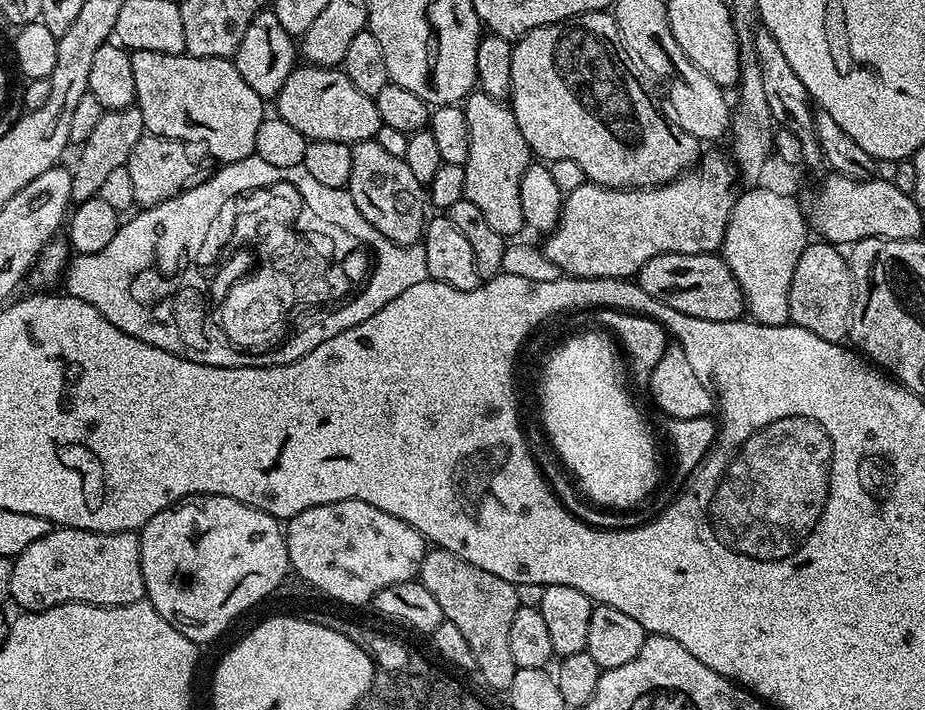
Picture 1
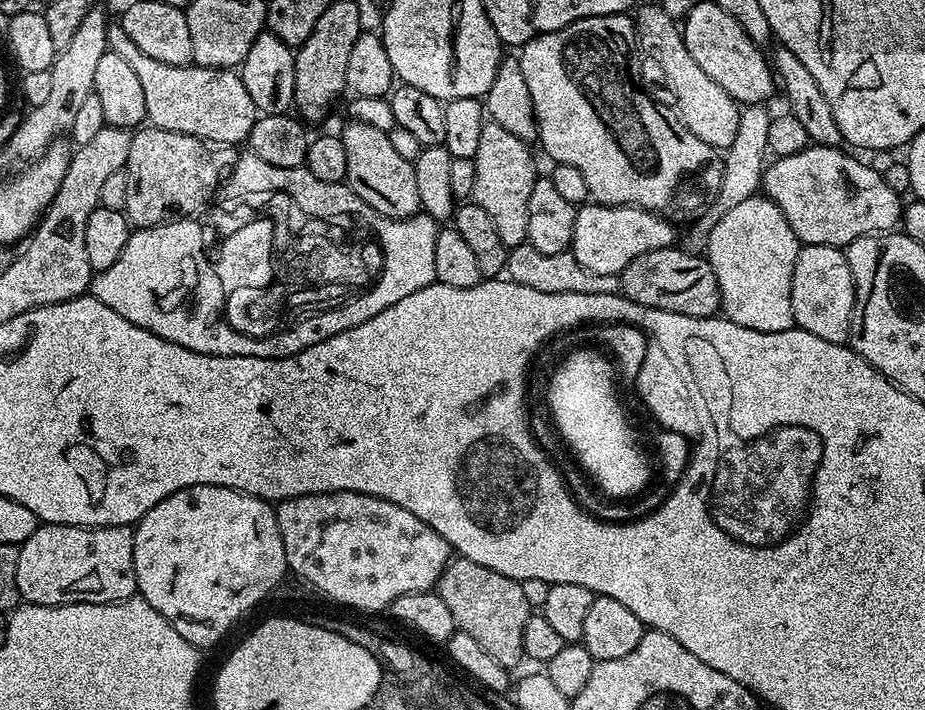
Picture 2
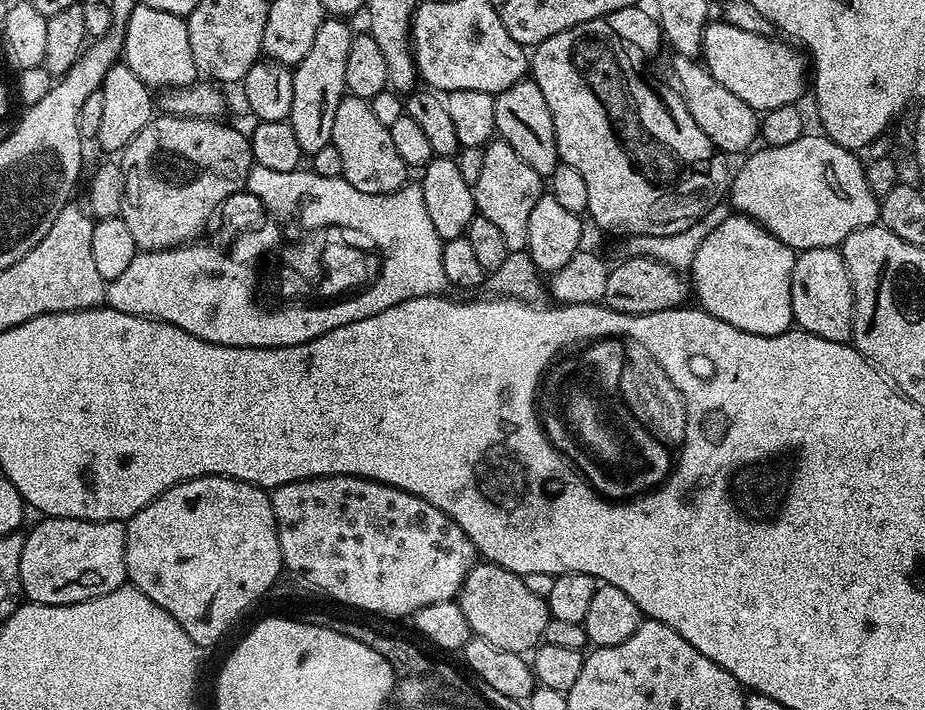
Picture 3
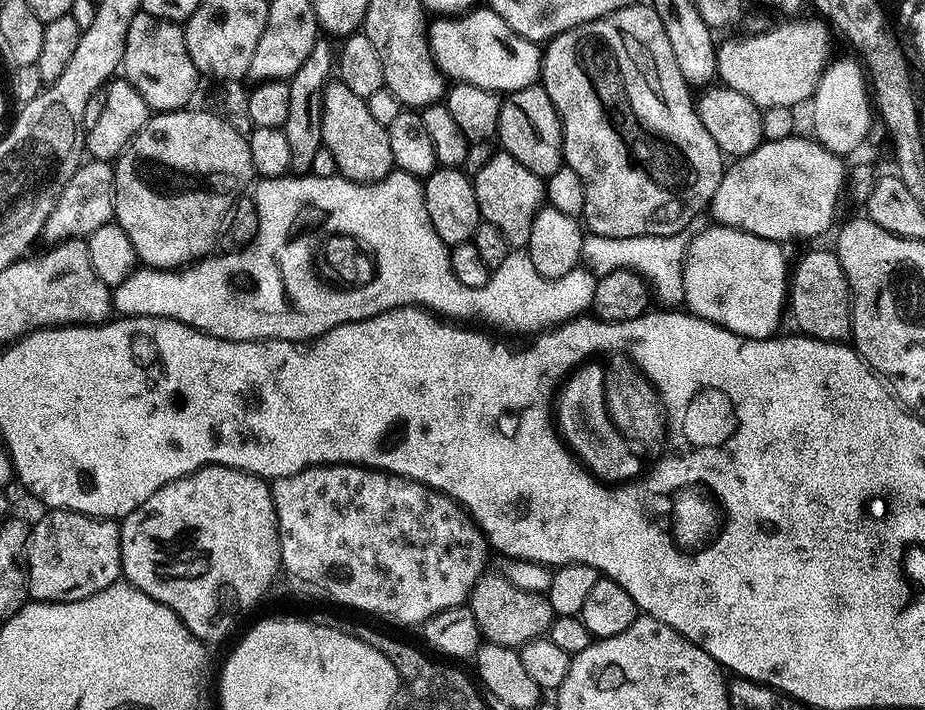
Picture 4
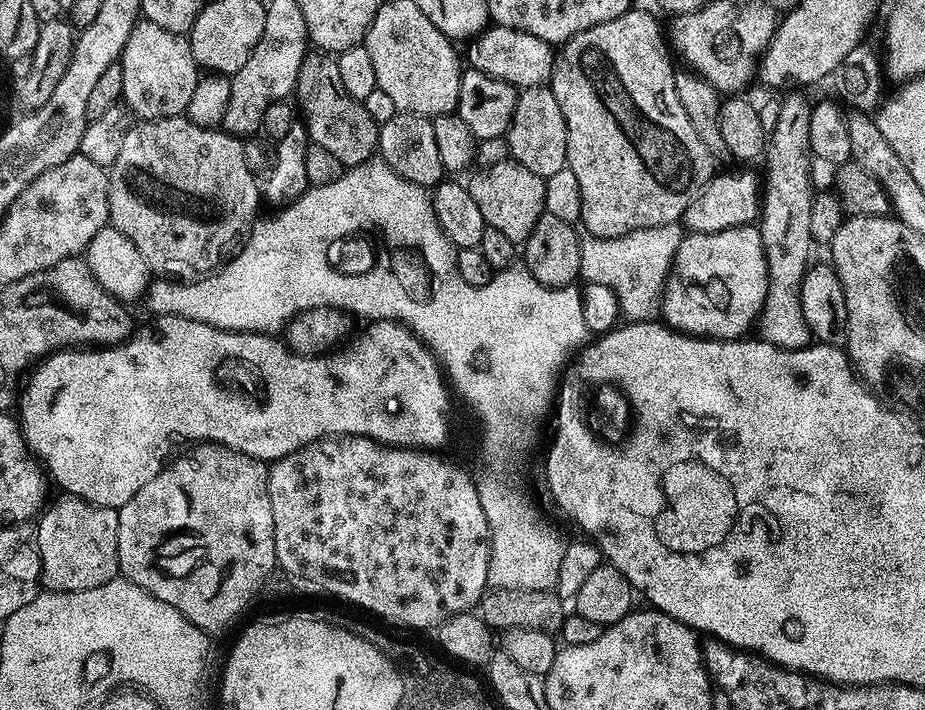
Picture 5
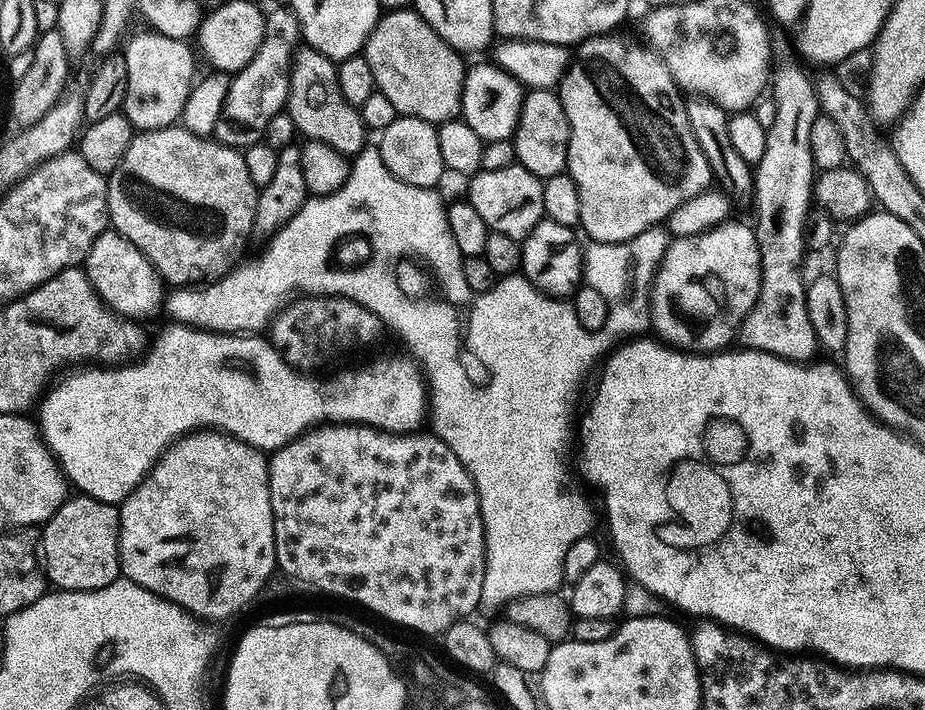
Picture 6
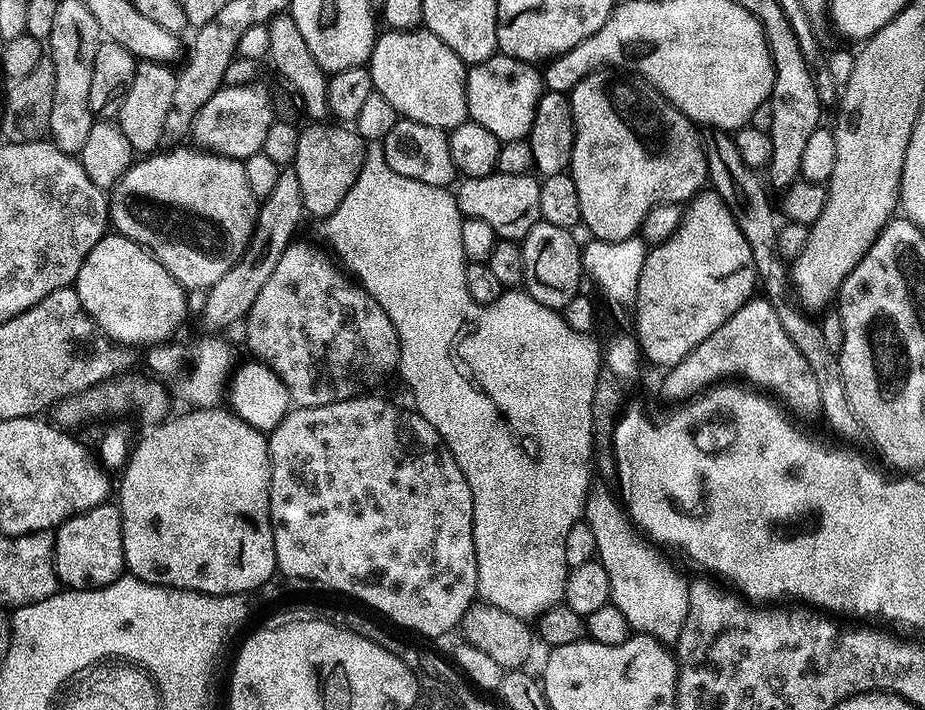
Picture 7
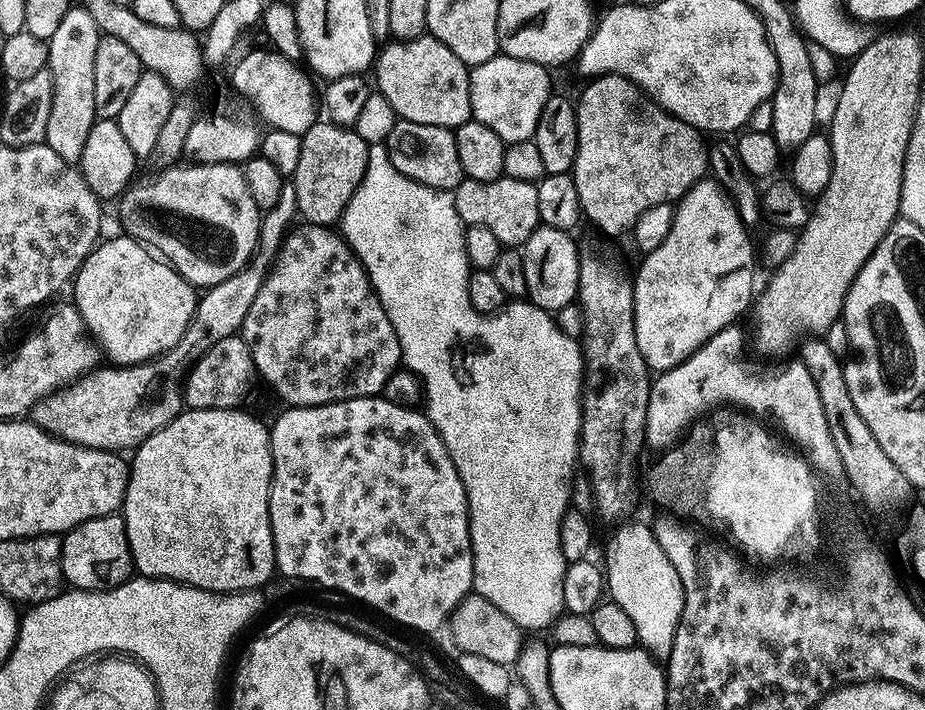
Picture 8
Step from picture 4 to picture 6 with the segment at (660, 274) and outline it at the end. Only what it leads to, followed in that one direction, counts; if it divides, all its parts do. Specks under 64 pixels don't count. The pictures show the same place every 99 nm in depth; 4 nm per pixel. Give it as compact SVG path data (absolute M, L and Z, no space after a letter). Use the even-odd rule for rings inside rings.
M663 227L647 228L626 242L585 243L583 283L588 284L606 300L608 313L600 333L610 346L619 345L629 338L639 337L650 328L650 289L660 259L668 249L670 237Z

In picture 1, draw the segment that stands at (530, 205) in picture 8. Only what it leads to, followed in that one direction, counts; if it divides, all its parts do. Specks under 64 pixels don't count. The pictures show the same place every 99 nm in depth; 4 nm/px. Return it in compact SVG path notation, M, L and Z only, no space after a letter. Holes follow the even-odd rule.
M476 90L463 101L462 107L470 126L470 154L463 164L466 174L464 199L482 210L486 222L490 222L490 227L498 230L500 236L515 237L515 232L526 228L522 218L522 176L530 163L526 138L522 138L512 109L503 100L495 100Z

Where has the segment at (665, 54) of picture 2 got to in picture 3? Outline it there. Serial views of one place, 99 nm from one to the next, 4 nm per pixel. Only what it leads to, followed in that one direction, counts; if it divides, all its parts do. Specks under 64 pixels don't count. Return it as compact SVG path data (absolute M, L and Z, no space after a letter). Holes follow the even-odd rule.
M677 54L671 58L673 59L672 72L676 75L675 87L686 102L686 110L690 110L690 118L698 122L702 134L706 134L706 138L710 138L712 145L725 154L747 153L758 140L760 116L757 112L750 106L746 106L746 102L742 102L738 94L730 94L730 90L726 90L726 86L722 86L718 78L708 73L699 59Z

